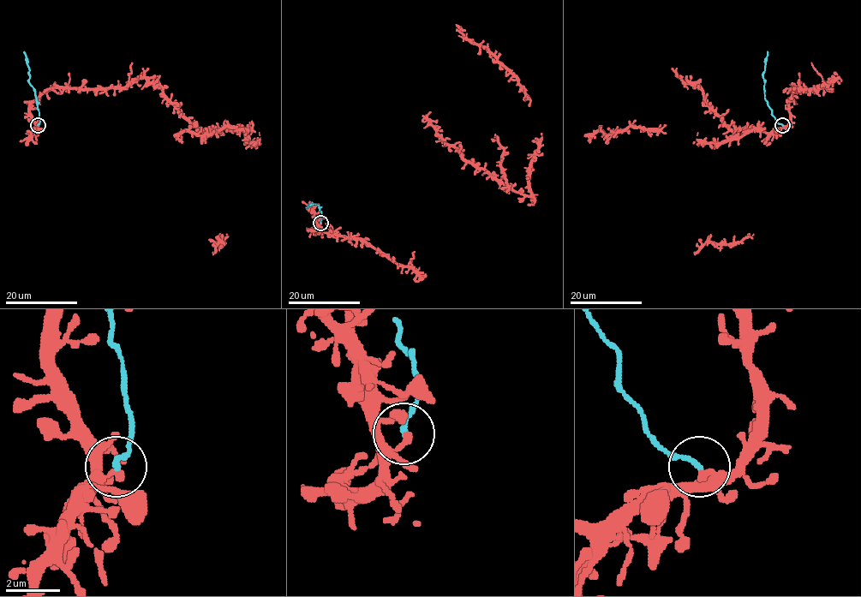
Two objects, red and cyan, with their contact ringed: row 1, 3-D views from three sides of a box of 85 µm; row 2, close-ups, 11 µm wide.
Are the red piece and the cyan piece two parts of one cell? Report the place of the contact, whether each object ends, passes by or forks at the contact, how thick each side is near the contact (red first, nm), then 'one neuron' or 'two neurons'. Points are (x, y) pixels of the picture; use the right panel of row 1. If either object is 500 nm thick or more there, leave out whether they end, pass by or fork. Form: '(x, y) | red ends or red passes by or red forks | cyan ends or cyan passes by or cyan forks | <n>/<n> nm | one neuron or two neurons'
(782, 125) | red ends | cyan ends | 240/180 nm | two neurons

